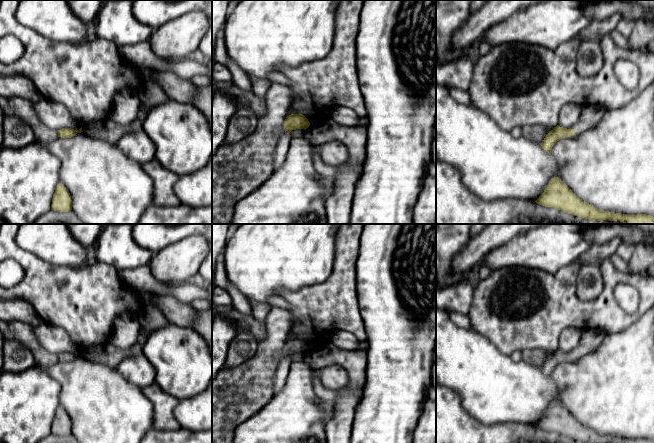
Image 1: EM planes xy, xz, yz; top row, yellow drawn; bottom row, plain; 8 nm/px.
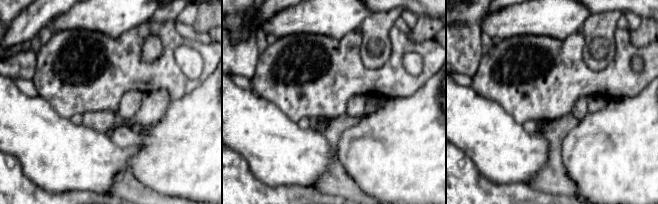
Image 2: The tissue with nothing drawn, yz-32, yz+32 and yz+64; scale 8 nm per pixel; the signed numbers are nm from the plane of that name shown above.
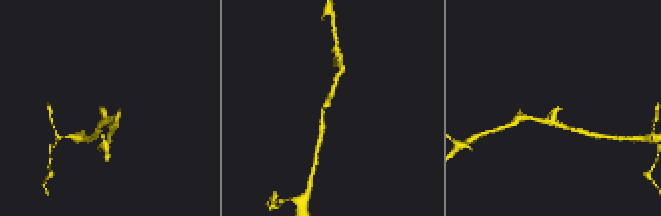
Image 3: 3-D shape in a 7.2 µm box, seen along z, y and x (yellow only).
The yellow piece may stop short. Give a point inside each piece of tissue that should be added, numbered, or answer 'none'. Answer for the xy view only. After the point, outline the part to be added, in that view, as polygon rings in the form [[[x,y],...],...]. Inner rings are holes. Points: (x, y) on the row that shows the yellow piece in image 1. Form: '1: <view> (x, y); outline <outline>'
none

